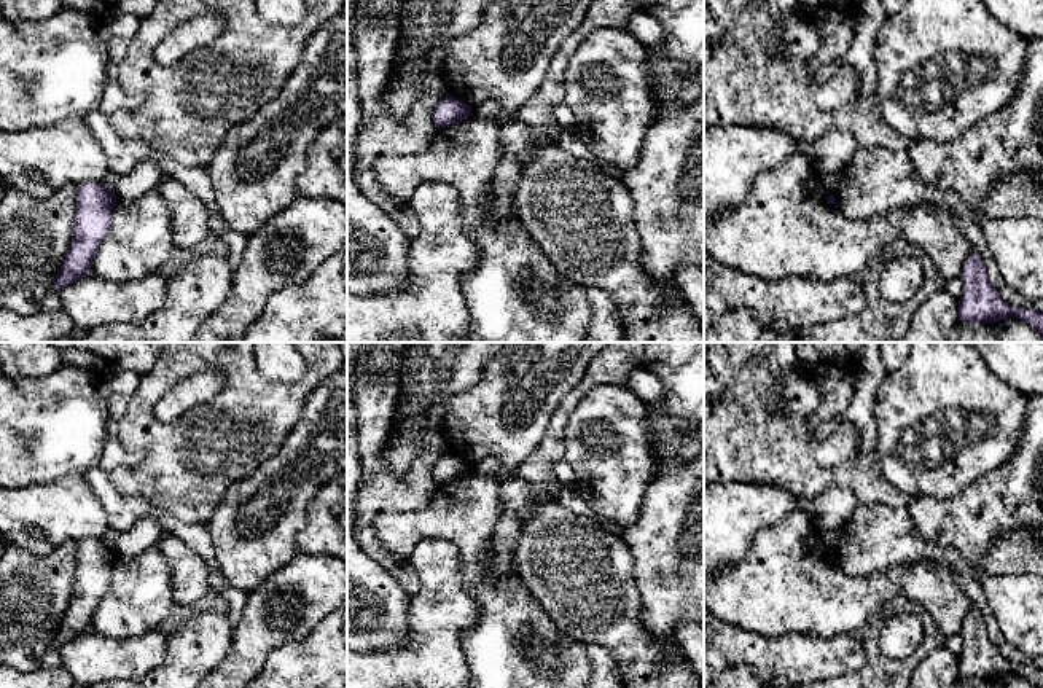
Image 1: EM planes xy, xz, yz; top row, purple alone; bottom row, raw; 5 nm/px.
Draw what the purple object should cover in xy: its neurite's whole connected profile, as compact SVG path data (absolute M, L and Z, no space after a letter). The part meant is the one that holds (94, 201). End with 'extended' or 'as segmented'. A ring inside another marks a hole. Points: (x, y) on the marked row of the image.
M94 182L78 185L73 236L54 280L56 290L91 274L94 255L110 229L115 204L116 196L110 185Z; as segmented

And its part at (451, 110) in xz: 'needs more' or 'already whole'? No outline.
already whole

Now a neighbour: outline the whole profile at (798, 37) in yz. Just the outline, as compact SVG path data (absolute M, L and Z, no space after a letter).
M799 11L782 19L775 29L775 43L787 59L814 62L822 43L815 16Z

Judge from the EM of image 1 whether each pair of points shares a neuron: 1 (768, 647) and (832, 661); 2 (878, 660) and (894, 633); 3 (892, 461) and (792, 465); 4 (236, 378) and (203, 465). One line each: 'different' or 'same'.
1: same
2: different
3: different
4: same

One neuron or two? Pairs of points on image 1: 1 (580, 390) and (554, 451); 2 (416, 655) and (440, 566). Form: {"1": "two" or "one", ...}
{"1": "one", "2": "one"}

